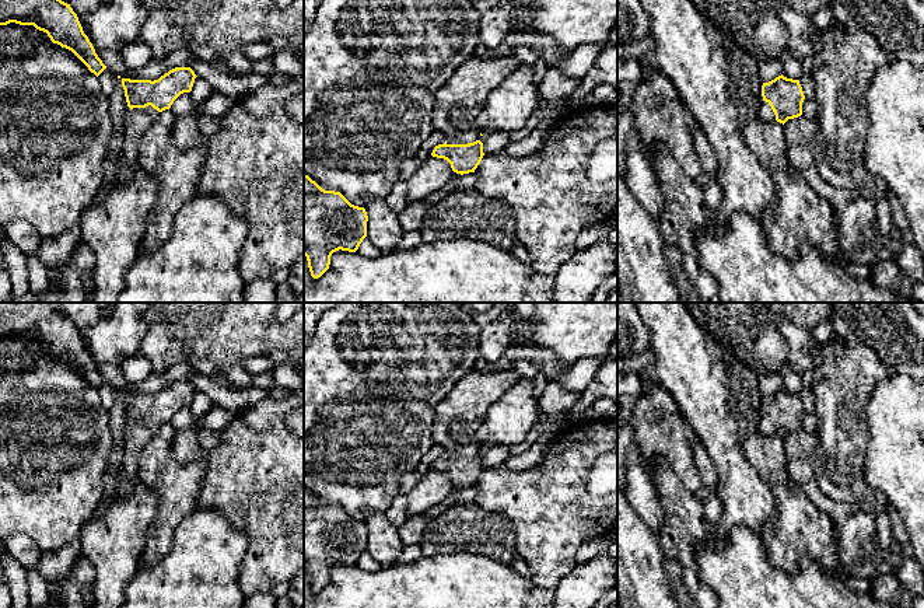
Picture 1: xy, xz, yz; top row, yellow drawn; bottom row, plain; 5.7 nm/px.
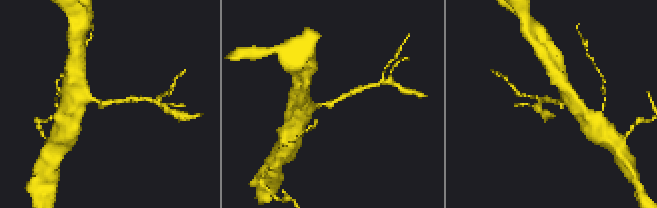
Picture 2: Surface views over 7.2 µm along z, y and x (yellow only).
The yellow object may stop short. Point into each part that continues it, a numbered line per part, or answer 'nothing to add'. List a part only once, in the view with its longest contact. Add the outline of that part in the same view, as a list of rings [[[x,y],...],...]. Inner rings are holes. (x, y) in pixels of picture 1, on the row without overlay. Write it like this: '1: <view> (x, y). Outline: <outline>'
1: xz (469, 450). Outline: [[[476,443],[468,444],[461,447],[456,451],[447,451],[445,457],[447,458],[468,458],[468,457],[473,457],[479,452],[480,447]]]

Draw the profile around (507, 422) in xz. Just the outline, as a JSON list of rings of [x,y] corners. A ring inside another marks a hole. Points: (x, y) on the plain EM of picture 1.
[[[521,377],[487,409],[475,443],[484,450],[521,443],[539,420],[540,410],[533,394],[533,380]]]

